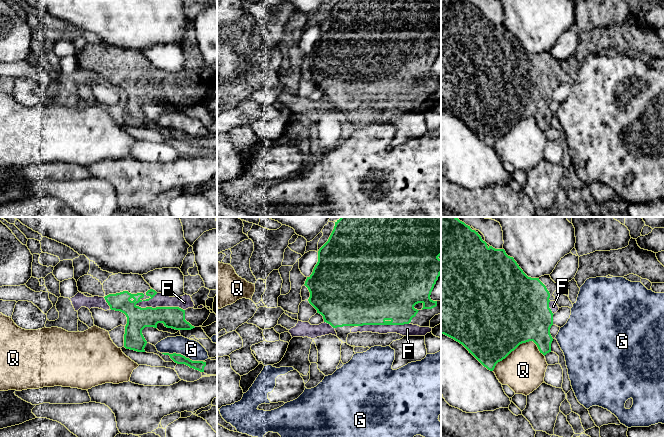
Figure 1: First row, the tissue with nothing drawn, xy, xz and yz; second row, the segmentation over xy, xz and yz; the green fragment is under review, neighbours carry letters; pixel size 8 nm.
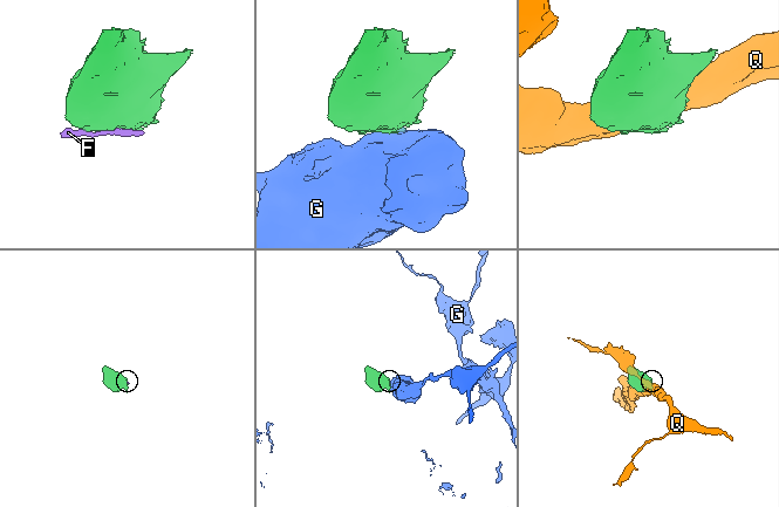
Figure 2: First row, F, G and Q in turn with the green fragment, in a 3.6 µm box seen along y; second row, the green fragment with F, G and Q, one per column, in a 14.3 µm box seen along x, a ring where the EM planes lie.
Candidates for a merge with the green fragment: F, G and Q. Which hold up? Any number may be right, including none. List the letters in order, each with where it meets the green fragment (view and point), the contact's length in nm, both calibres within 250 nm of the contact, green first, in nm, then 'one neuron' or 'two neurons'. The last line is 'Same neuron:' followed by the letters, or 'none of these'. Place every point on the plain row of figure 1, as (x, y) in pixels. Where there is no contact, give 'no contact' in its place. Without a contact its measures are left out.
F: xy (160, 83) | 400 nm | 180/120 nm | one neuron
G: xy (182, 131) | 340 nm | 80/150 nm | two neurons
Q: yz (518, 121) | 440 nm | 500/360 nm | two neurons
Same neuron: F

